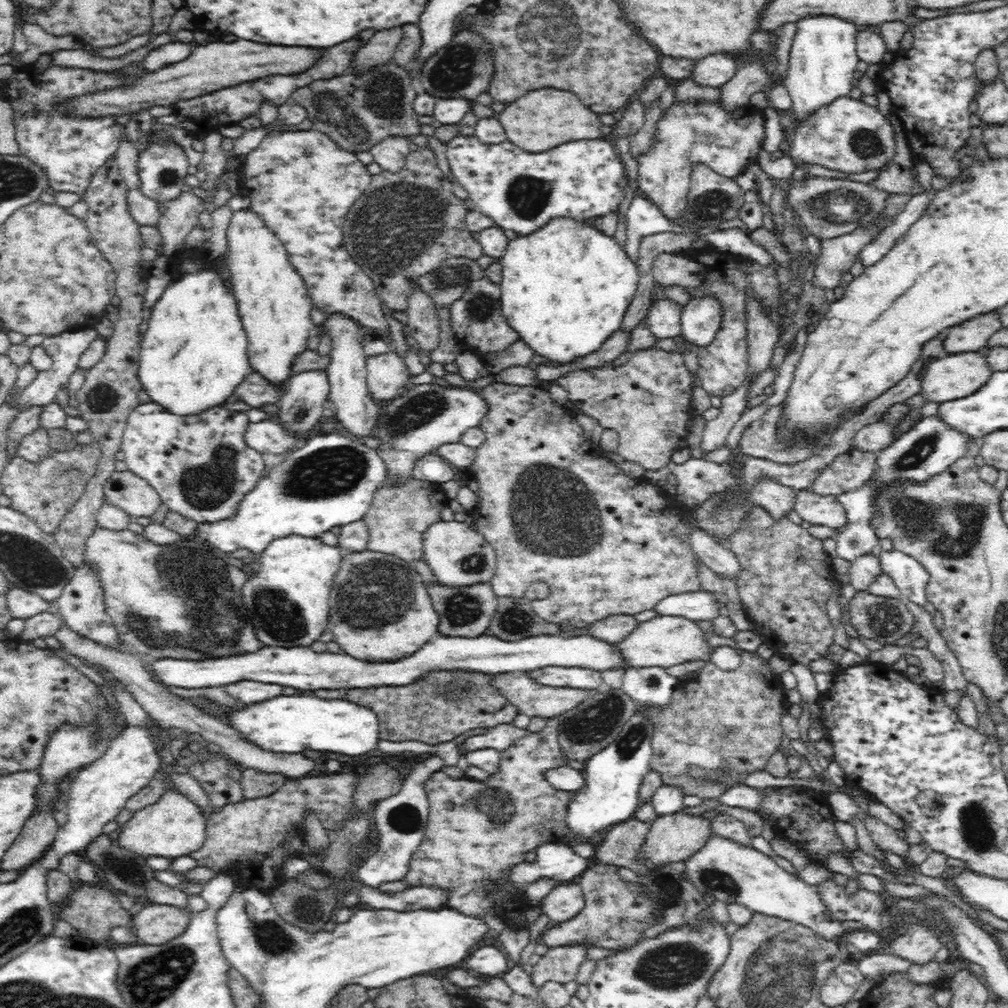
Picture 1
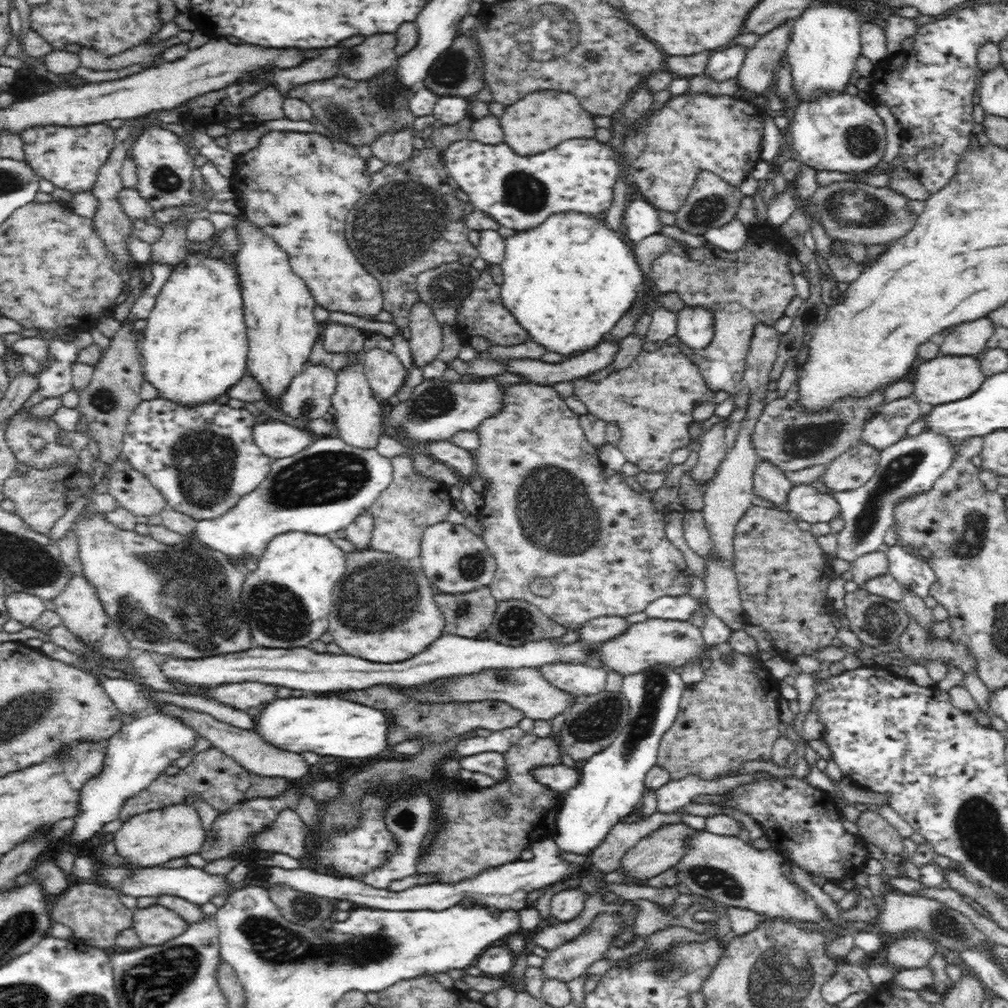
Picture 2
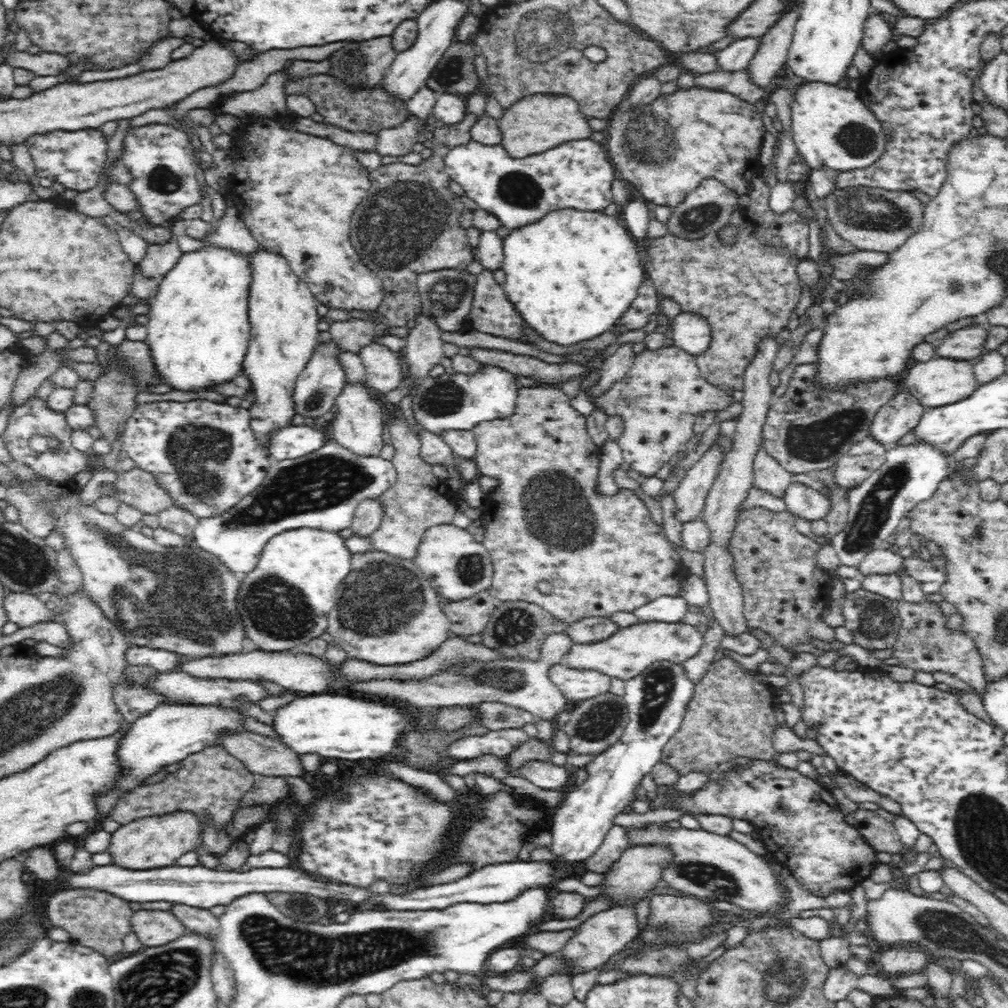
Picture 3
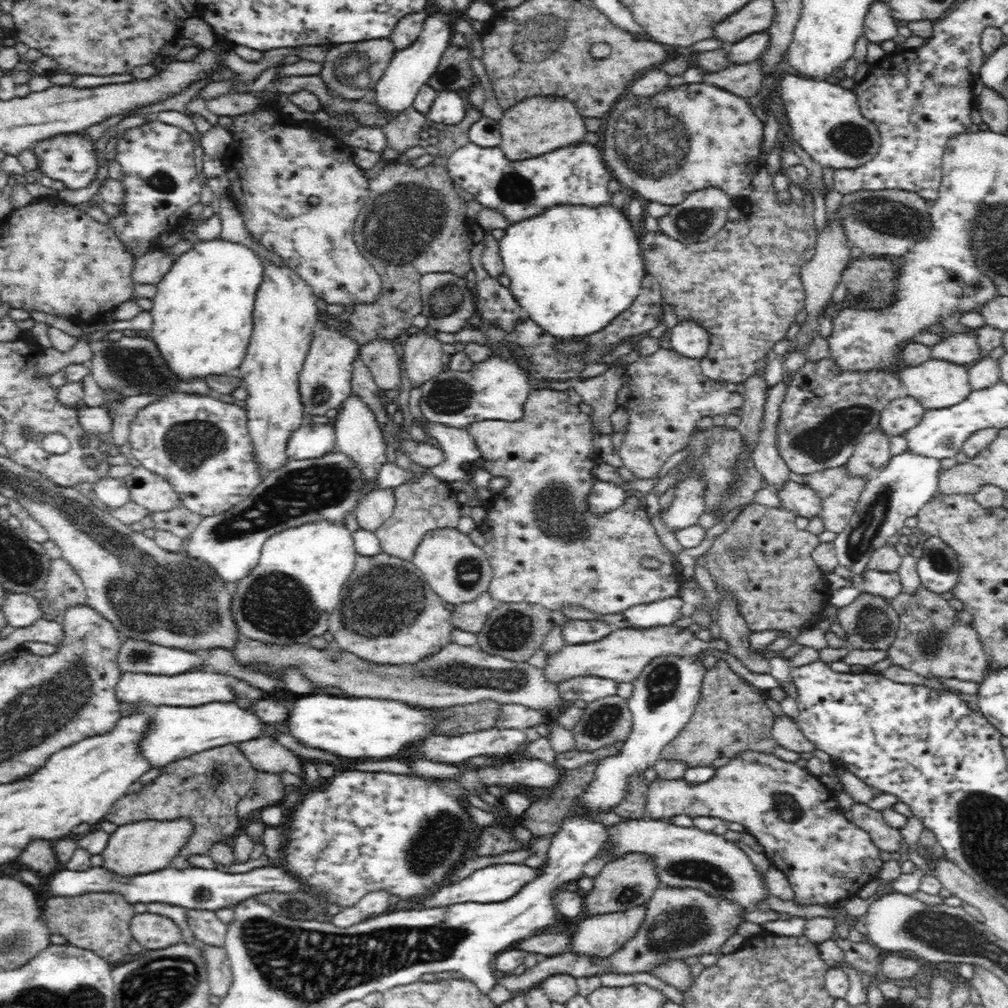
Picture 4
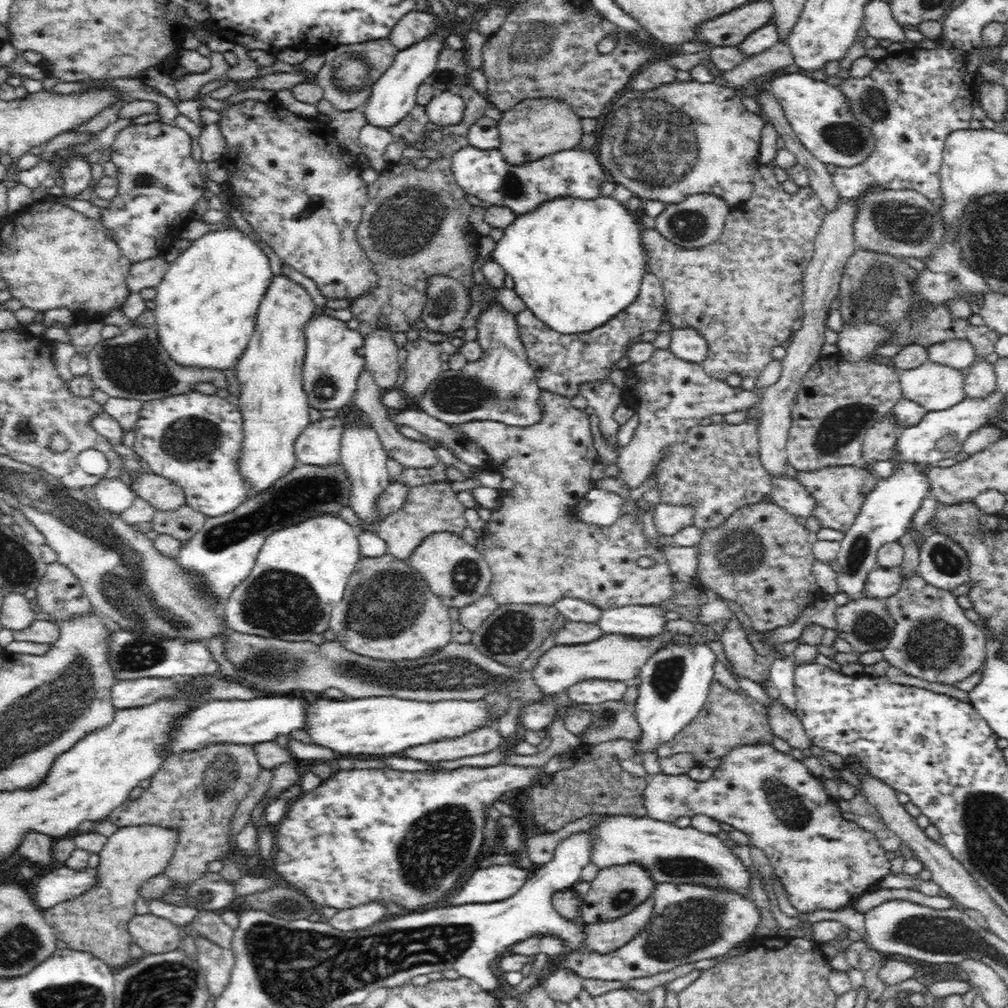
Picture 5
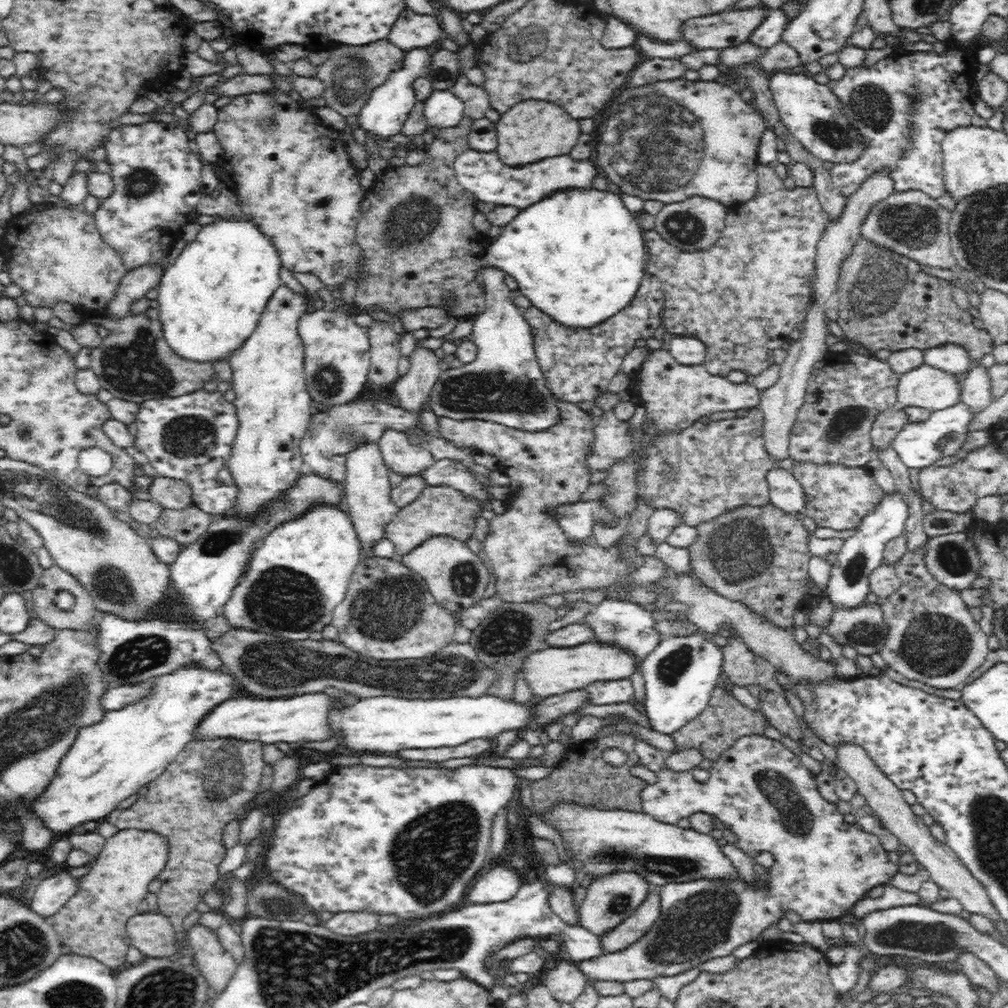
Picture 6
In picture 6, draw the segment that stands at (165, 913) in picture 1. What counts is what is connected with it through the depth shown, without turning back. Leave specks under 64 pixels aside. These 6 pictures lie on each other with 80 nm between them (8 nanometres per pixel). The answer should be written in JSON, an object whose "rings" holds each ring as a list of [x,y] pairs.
{"rings":[[[143,913],[130,917],[126,927],[130,944],[146,957],[170,957],[176,952],[173,926],[162,913]]]}

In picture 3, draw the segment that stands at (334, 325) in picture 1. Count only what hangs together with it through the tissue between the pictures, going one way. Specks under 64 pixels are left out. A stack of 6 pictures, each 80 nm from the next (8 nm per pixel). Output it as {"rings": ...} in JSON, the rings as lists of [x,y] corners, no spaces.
{"rings":[[[346,382],[345,392],[338,398],[338,412],[330,421],[330,437],[340,447],[346,448],[351,454],[363,456],[363,458],[381,458],[380,452],[384,448],[382,431],[382,410],[380,402],[372,401],[368,391],[359,384]]]}

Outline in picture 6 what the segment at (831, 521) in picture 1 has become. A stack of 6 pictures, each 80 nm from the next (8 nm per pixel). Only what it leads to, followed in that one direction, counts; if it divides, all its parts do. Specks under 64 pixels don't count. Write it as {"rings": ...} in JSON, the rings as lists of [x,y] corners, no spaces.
{"rings":[[[771,468],[766,473],[771,503],[786,513],[800,513],[805,510],[805,494],[801,484],[791,471]]]}

